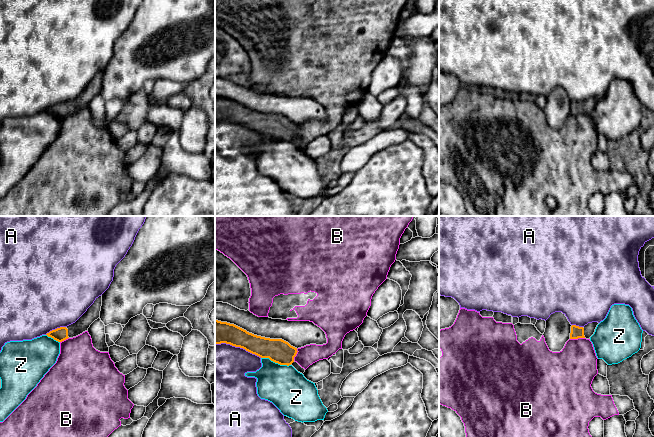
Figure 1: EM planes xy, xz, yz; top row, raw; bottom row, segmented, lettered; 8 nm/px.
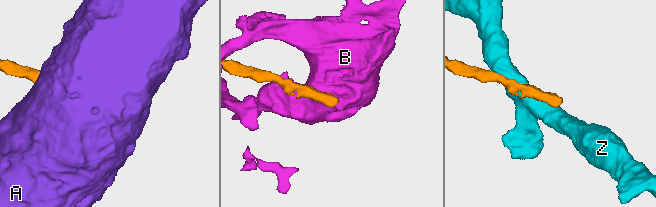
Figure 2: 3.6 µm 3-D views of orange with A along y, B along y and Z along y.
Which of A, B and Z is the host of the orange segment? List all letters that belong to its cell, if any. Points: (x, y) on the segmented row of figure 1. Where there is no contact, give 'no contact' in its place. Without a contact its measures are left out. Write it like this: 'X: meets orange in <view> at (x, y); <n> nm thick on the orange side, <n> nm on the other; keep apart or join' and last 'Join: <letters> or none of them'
A: meets orange in xz at (238, 346); 190 nm thick on the orange side, 440 nm on the other; keep apart
B: meets orange in yz at (577, 338); 100 nm thick on the orange side, 360 nm on the other; keep apart
Z: meets orange in xz at (276, 362); 190 nm thick on the orange side, 320 nm on the other; keep apart
Join: none of them

